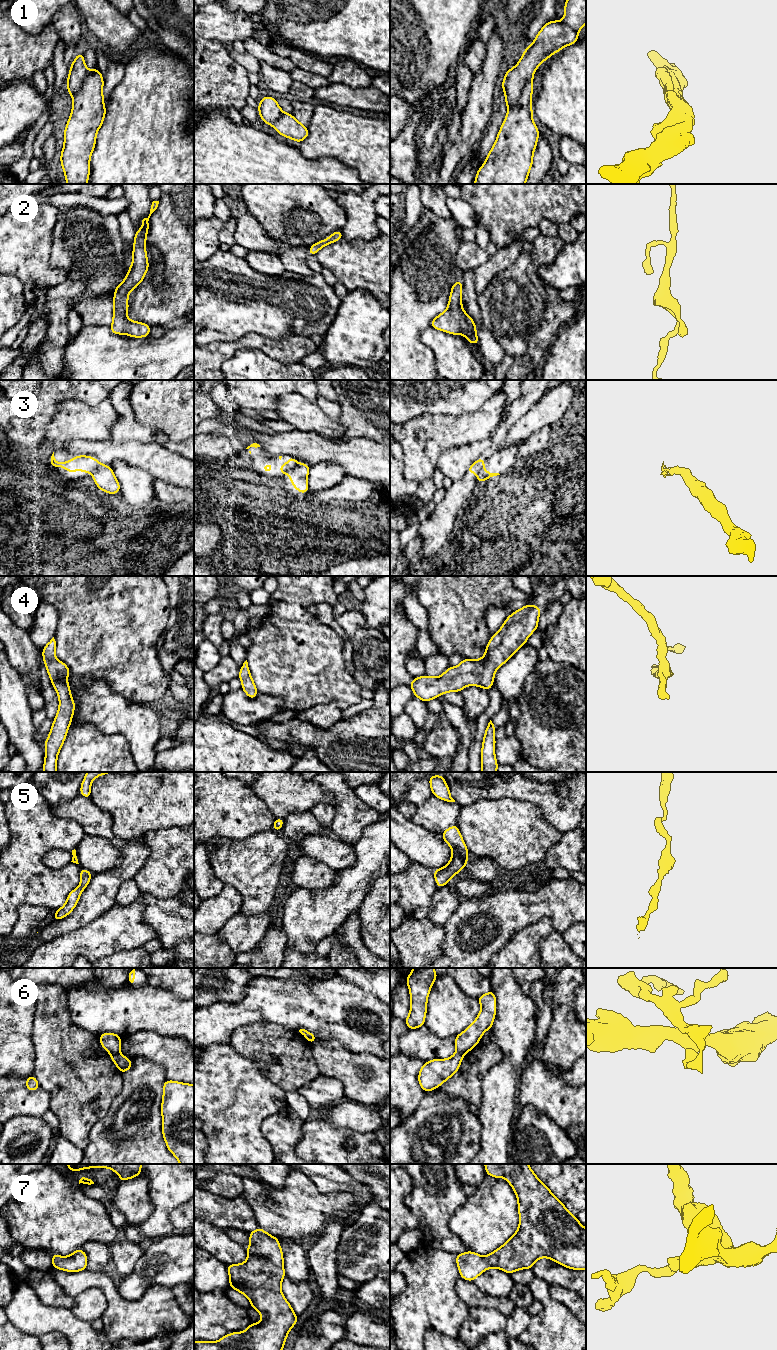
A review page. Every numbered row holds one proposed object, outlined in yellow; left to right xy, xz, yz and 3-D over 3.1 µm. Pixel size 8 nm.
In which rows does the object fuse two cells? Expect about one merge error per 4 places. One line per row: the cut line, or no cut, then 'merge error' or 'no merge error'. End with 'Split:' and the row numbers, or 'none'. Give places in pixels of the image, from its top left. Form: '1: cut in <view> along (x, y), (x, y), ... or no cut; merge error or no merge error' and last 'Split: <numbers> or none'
1: cut in yz along (532, 76), (525, 83), (517, 101), (508, 110); merge error
2: no cut; no merge error
3: cut in xz along (296, 462), (287, 472); merge error
4: no cut; no merge error
5: no cut; no merge error
6: cut in xy along (119, 1052), (111, 1054); merge error
7: no cut; no merge error
Split: 1, 3, 6

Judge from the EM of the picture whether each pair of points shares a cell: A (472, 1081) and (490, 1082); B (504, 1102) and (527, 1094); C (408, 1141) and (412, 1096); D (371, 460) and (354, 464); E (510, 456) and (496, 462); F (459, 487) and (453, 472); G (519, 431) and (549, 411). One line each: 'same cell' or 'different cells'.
A: different cells
B: different cells
C: different cells
D: same cell
E: same cell
F: different cells
G: same cell

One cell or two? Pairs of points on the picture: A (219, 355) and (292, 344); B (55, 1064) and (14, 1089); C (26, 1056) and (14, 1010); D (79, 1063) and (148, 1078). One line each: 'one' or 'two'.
A: one
B: two
C: one
D: two

